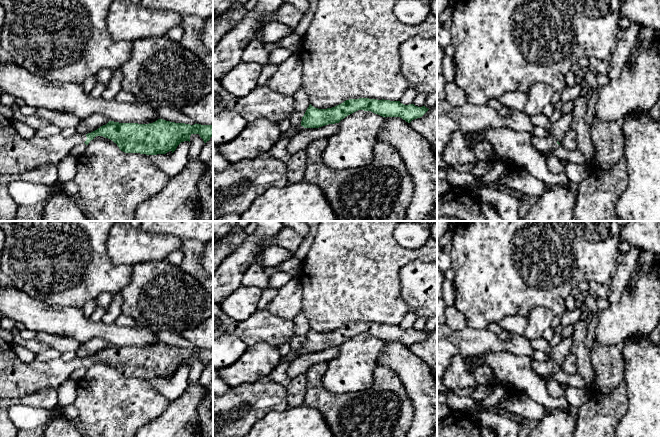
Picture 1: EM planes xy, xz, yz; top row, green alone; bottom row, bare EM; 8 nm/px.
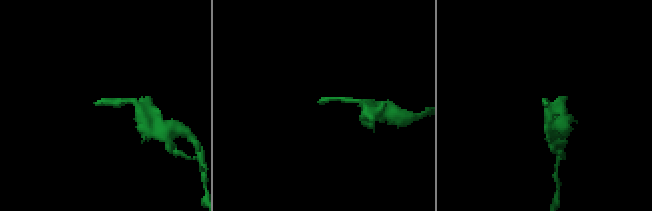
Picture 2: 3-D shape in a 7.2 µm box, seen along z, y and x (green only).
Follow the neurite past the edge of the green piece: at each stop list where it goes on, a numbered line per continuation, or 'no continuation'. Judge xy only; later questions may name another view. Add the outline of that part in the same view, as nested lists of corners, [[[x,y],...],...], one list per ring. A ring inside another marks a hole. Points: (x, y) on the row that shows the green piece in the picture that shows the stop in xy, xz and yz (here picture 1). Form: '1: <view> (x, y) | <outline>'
1: xy (17, 155) | [[[0,124],[0,174],[20,174],[43,165],[58,165],[71,149],[86,141],[86,134],[22,138],[12,126]]]

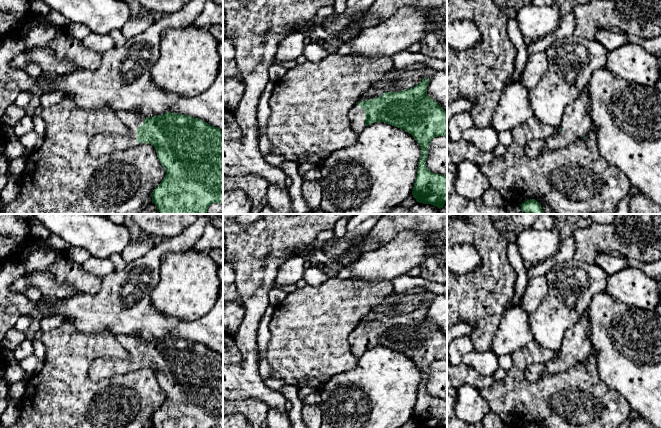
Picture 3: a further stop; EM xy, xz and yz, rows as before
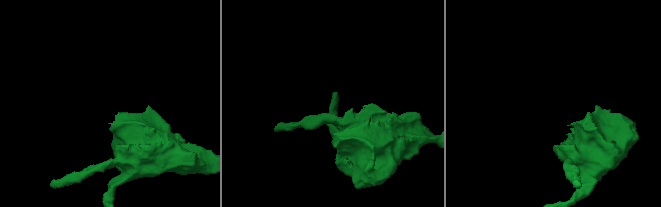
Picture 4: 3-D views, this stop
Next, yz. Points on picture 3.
1: yz (576, 123) | [[[582,94],[565,108],[560,125],[562,142],[572,144],[586,137],[592,127],[589,108],[590,102],[586,94]]]

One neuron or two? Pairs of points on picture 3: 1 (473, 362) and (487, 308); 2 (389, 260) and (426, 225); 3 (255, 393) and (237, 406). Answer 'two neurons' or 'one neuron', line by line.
1: two neurons
2: two neurons
3: two neurons

